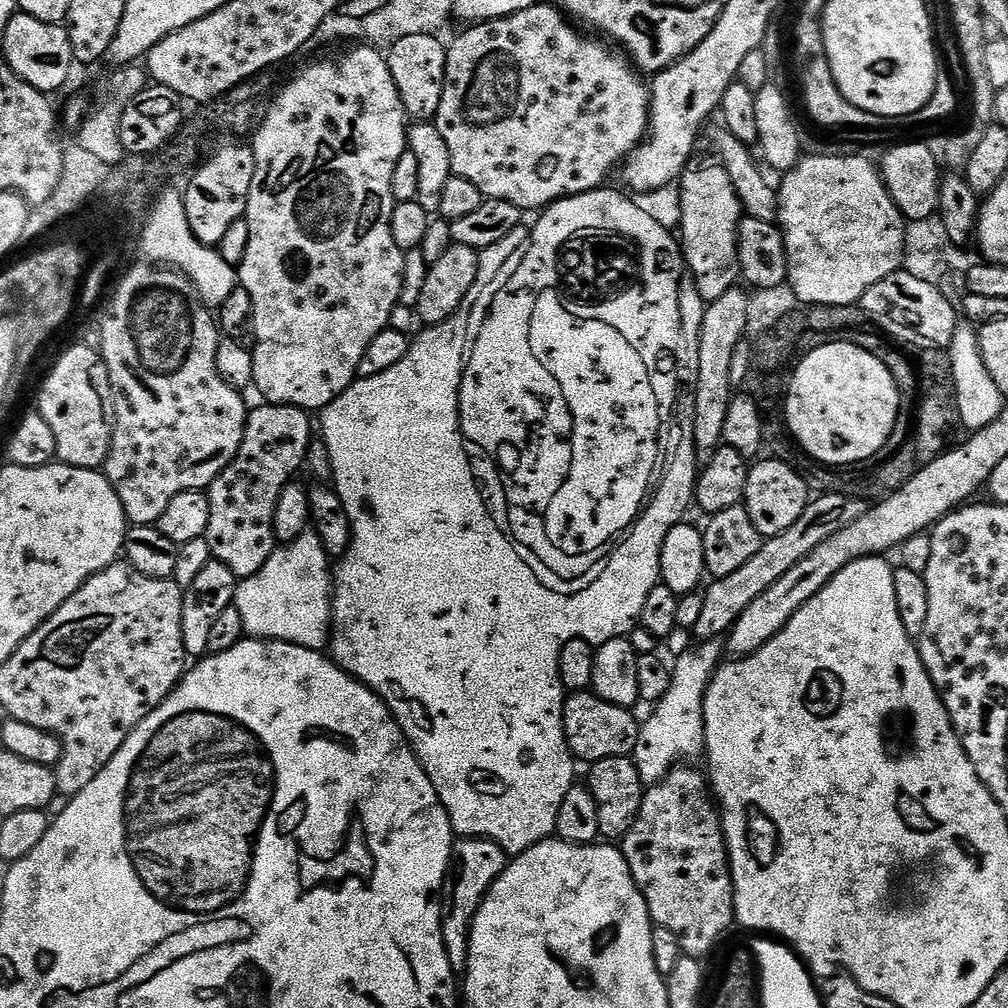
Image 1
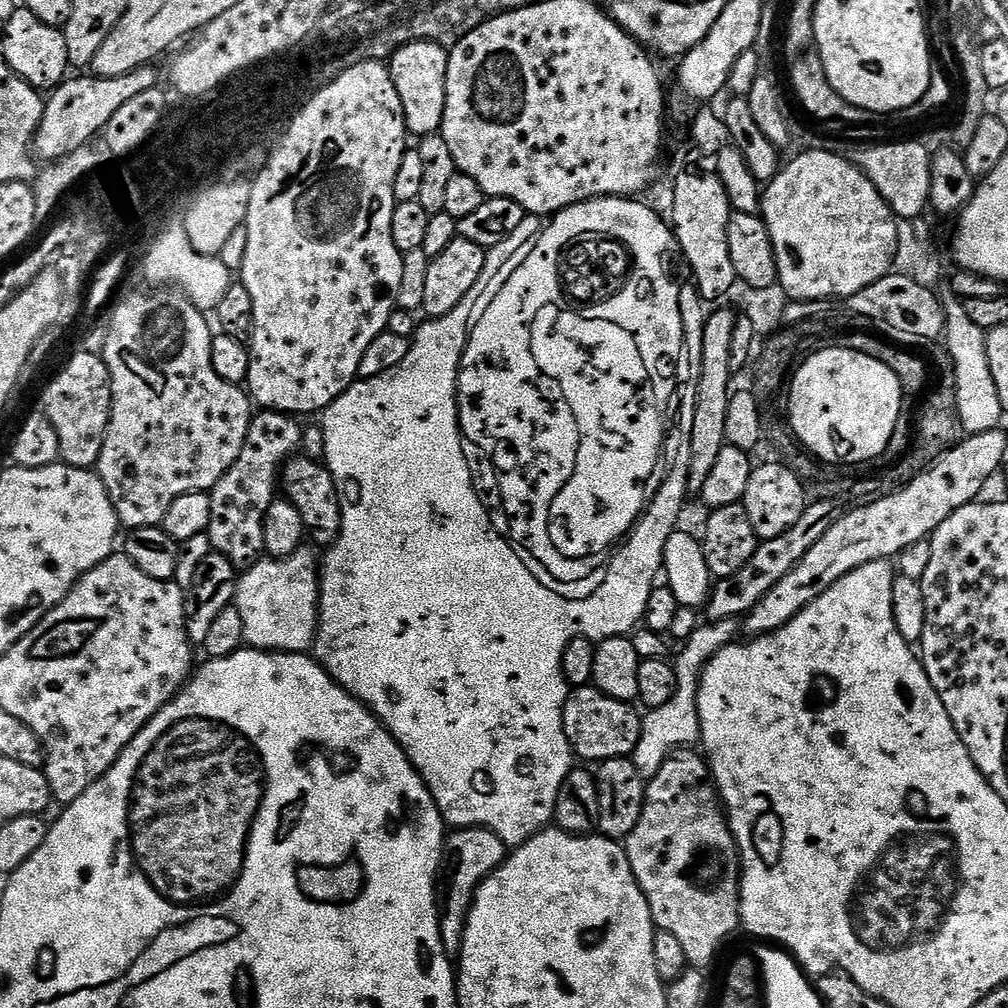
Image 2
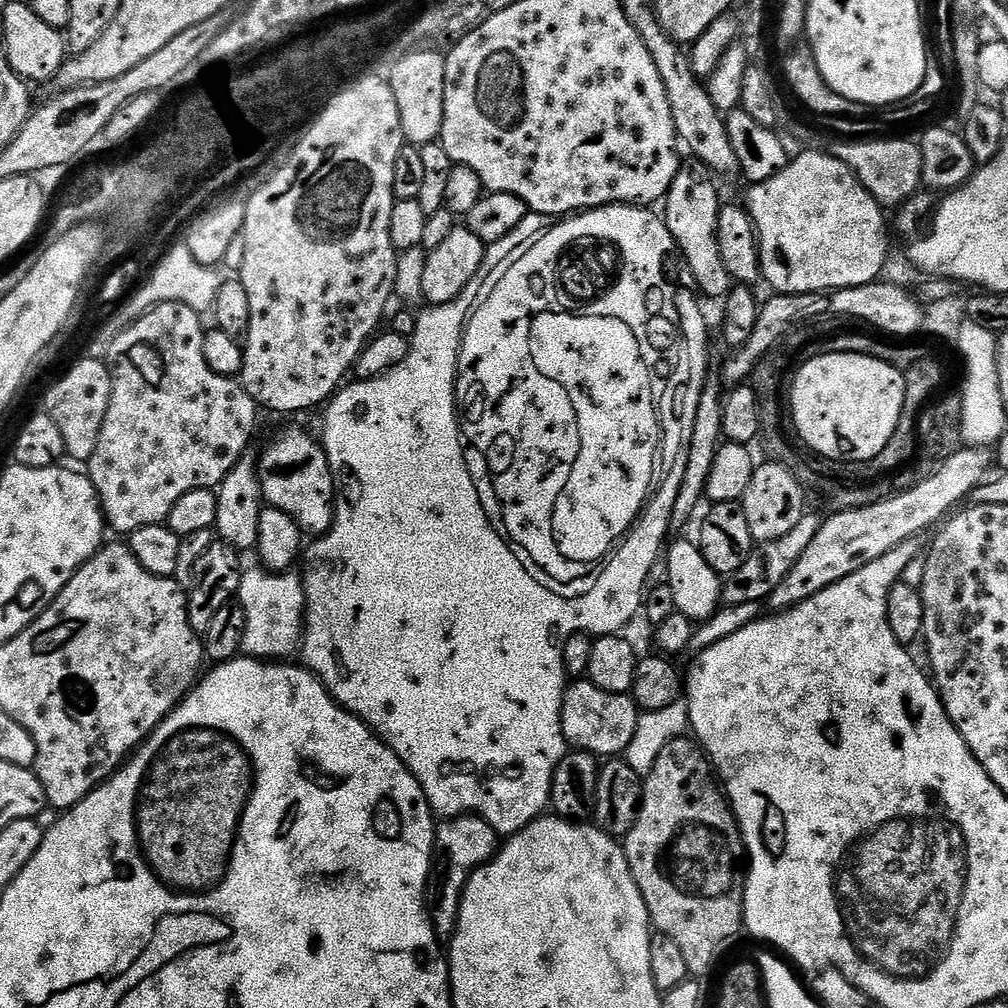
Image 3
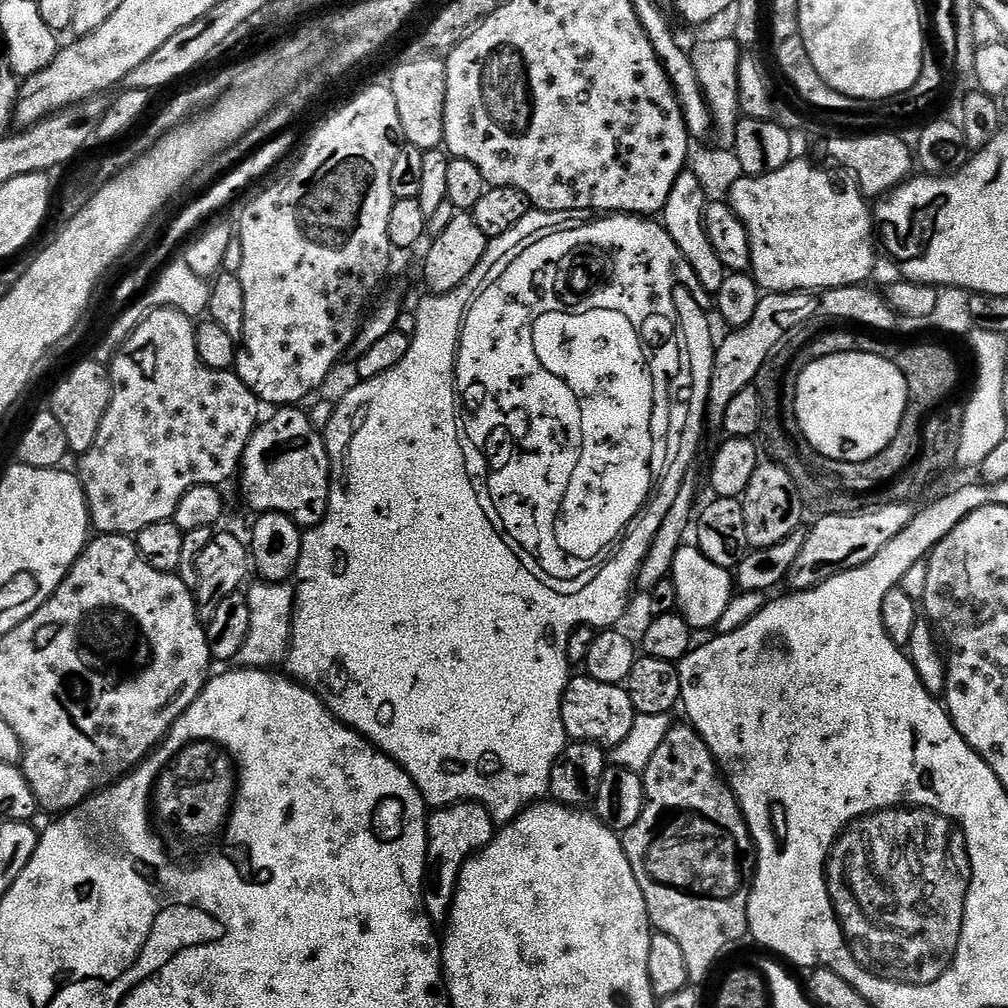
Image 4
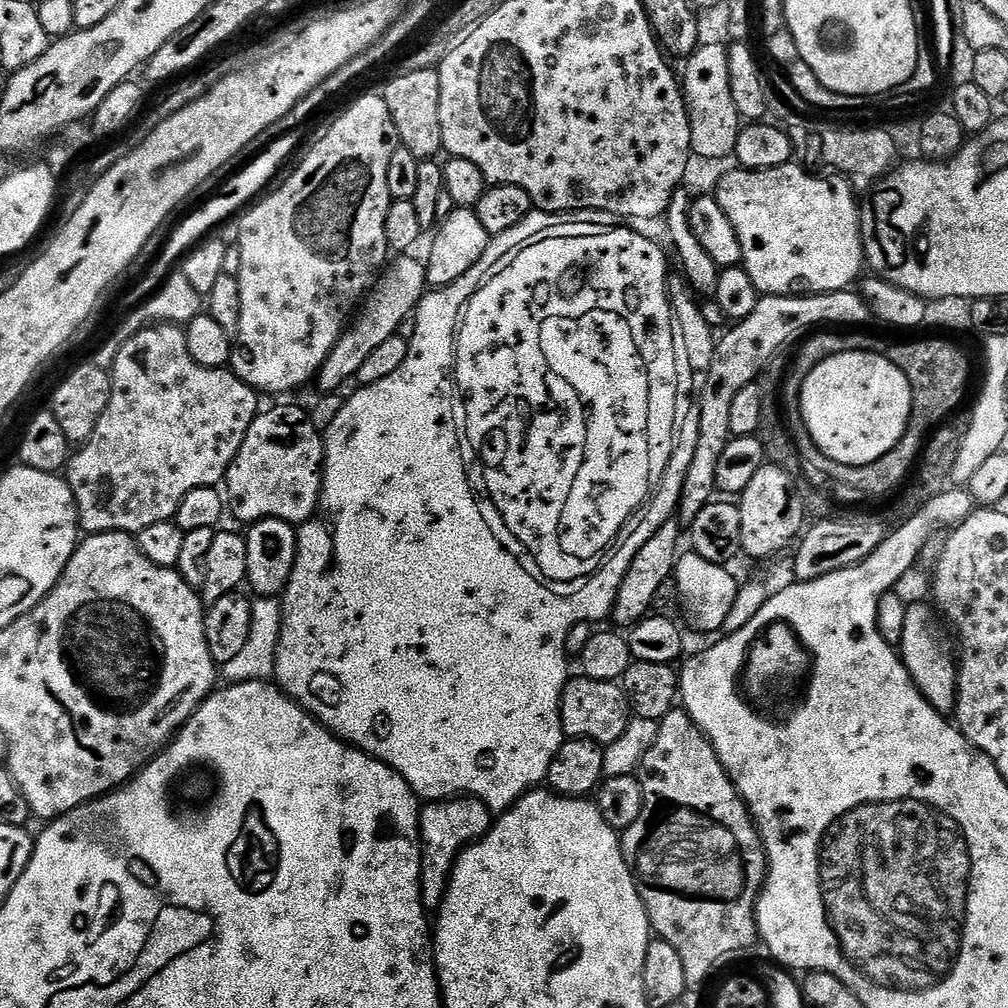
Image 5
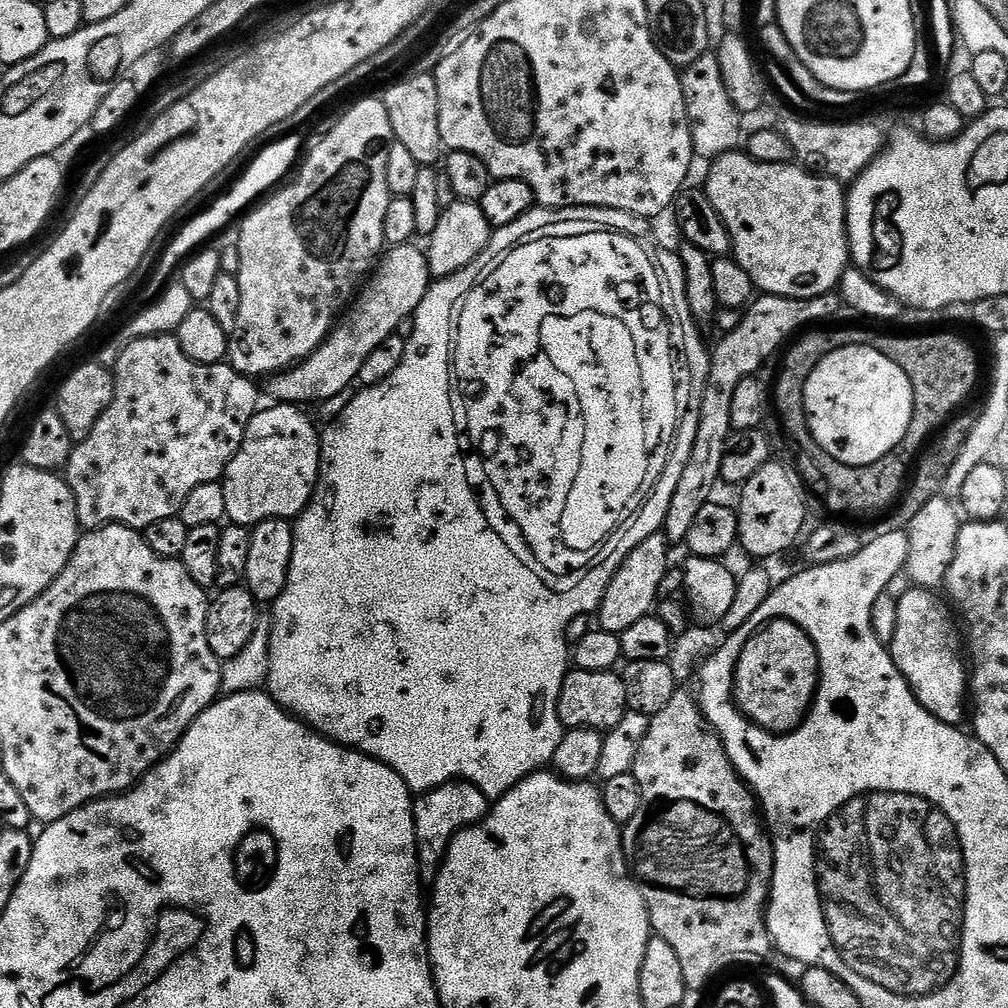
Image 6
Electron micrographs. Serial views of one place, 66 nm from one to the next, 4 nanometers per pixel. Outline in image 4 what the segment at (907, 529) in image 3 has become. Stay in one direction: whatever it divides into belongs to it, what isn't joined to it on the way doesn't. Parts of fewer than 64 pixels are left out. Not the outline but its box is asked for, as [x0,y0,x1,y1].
[787,503,914,592]

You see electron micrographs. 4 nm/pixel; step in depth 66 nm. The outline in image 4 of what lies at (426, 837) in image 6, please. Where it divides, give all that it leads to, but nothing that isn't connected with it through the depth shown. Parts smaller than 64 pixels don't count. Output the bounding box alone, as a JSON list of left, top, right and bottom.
[424,802,494,926]

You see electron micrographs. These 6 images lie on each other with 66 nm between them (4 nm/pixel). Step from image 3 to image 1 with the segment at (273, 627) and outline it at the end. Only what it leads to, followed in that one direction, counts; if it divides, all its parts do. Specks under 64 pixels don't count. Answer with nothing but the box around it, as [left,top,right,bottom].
[234,530,333,652]

